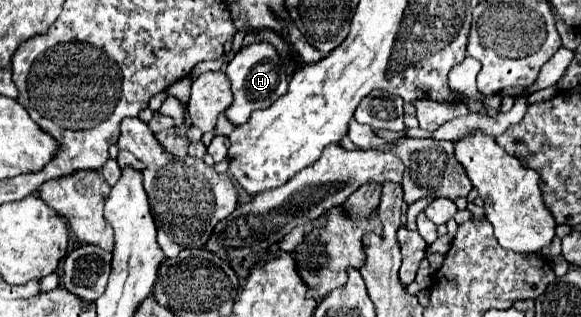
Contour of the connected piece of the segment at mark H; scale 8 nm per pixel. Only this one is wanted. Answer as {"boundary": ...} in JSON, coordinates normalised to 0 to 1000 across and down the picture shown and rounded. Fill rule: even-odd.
{"boundary":[[[437,136],[437,142],[427,142],[427,148],[417,148],[403,186],[392,199],[389,211],[389,237],[399,262],[399,293],[403,293],[403,319],[399,331],[386,350],[389,375],[410,401],[410,394],[420,394],[430,363],[444,344],[458,344],[465,338],[478,306],[485,306],[496,281],[496,243],[492,243],[492,224],[489,224],[489,199],[485,199],[485,180],[478,174],[478,161],[461,142],[461,136]]]}

